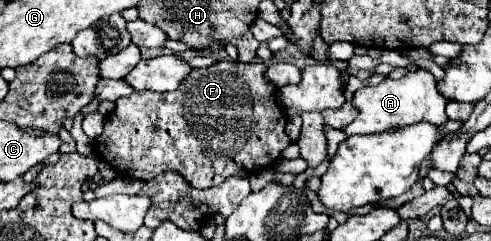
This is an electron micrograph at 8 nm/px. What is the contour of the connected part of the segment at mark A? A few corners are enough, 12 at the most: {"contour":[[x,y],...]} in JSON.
{"contour":[[427,69],[355,91],[351,135],[429,121],[445,103]]}

